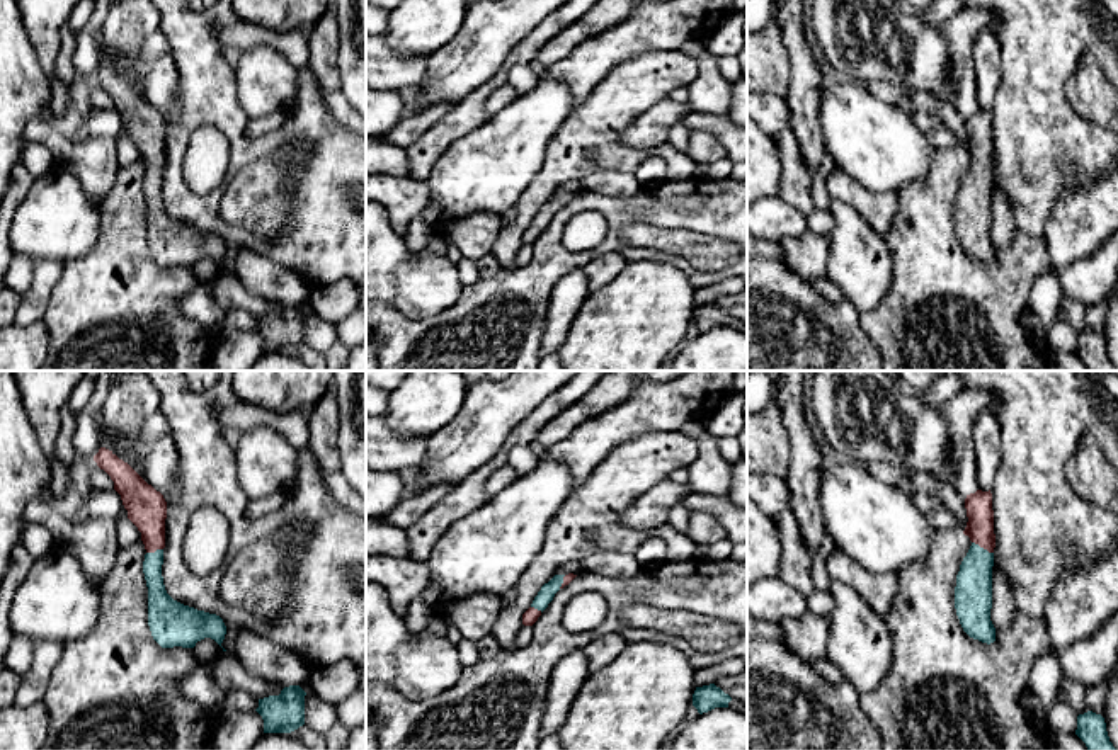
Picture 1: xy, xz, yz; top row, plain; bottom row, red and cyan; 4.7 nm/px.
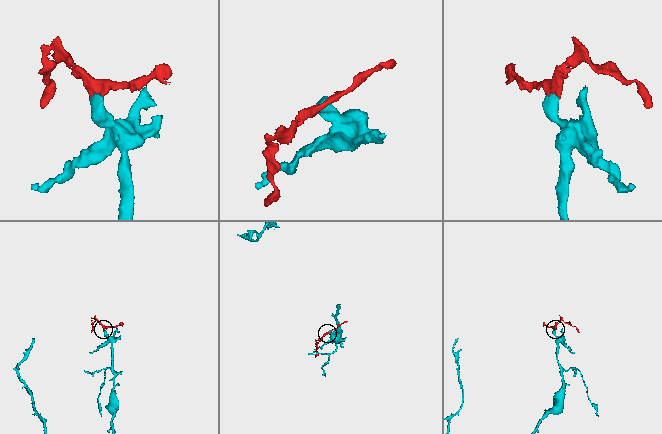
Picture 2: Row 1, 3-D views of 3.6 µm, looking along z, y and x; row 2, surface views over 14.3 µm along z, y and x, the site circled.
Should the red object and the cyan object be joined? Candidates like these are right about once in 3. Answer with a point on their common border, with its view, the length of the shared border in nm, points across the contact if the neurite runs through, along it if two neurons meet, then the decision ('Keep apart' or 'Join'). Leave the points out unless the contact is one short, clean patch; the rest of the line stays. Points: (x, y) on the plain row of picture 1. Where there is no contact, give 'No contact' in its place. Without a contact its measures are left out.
Touches red at yz (982, 165). Shared border 120 nm. Path across: yz (979, 147), (982, 165), (974, 201). Join

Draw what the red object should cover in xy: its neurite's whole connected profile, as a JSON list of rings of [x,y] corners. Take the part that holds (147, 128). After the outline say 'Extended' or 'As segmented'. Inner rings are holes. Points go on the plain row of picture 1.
[[[100,66],[94,80],[114,100],[128,129],[128,138],[141,151],[146,173],[143,192],[148,206],[148,245],[162,267],[194,267],[204,257],[220,265],[226,253],[223,238],[174,219],[163,204],[162,184],[165,167],[167,121],[128,82],[112,70]]]. Extended

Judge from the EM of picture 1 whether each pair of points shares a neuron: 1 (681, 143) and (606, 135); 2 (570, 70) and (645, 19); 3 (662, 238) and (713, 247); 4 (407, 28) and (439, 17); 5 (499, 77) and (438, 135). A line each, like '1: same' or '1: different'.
1: different
2: same
3: same
4: same
5: same

